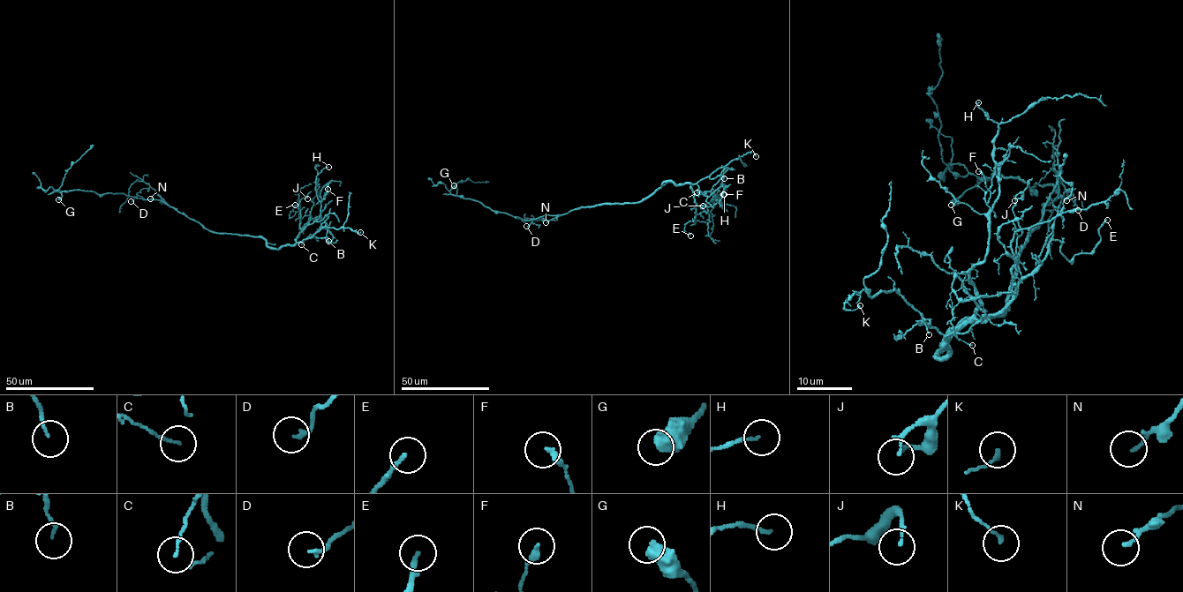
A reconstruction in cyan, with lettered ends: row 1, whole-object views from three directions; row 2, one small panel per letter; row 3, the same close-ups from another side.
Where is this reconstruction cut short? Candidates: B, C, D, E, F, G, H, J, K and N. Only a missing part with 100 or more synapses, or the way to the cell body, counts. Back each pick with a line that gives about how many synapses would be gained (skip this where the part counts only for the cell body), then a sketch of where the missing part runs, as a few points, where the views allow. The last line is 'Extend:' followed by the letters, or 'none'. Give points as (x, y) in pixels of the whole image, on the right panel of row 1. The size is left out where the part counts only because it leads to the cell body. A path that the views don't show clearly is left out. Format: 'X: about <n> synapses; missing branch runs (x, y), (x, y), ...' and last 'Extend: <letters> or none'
Extend: none

